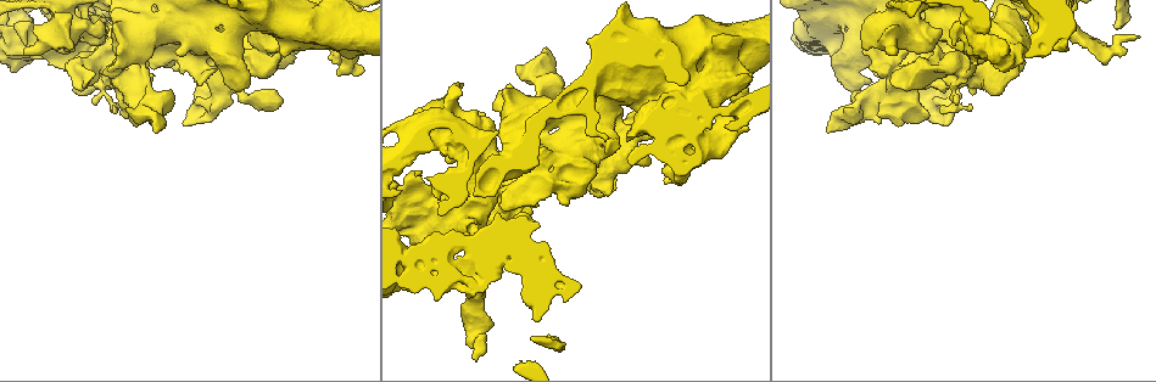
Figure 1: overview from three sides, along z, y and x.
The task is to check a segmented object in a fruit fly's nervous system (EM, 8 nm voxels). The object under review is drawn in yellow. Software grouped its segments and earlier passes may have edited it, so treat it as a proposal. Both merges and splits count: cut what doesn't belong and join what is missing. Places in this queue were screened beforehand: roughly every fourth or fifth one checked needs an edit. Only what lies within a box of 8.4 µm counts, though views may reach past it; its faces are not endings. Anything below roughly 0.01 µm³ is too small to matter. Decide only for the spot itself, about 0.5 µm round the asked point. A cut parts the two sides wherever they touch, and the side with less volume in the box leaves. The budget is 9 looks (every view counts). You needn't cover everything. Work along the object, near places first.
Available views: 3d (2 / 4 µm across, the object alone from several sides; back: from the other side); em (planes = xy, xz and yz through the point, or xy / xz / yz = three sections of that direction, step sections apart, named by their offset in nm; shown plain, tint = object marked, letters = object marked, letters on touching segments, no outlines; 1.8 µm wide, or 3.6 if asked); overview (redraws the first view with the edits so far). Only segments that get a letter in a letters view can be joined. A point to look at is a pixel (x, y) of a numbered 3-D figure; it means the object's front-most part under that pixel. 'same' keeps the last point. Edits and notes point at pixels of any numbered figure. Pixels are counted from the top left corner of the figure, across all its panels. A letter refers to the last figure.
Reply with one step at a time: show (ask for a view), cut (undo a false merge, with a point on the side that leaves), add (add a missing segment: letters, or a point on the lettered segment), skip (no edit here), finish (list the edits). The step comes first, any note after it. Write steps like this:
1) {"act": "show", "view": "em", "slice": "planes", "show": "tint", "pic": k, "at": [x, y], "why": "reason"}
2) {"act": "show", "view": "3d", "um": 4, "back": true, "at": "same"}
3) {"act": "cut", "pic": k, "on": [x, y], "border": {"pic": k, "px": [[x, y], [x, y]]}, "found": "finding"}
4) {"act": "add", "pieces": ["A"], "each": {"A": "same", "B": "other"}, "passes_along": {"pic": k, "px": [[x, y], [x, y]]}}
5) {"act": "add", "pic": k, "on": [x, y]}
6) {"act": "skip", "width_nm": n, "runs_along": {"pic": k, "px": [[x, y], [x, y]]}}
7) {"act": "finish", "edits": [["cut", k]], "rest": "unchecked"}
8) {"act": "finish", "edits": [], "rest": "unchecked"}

{"act": "show", "view": "em", "um": 3.6, "slice": "planes", "show": "plain", "pic": 1, "at": [708, 88], "why": "thick turns thin"}

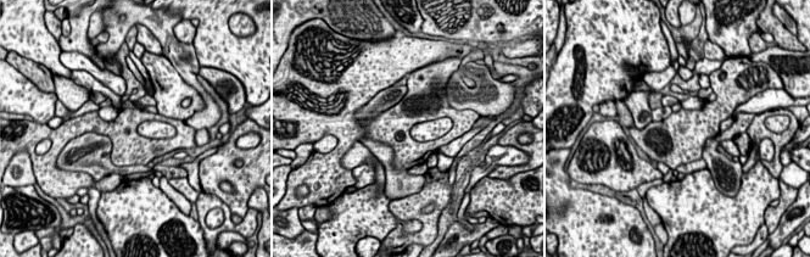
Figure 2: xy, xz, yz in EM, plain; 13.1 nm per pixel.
{"act": "show", "view": "em", "um": 3.6, "slice": "planes", "show": "tint", "at": "same", "why": "where the object lies"}

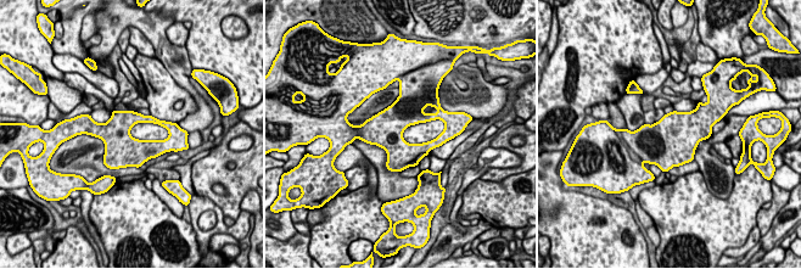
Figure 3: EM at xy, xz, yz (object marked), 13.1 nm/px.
{"act": "show", "view": "em", "um": 3.6, "slice": "planes", "show": "letters", "at": "same"}

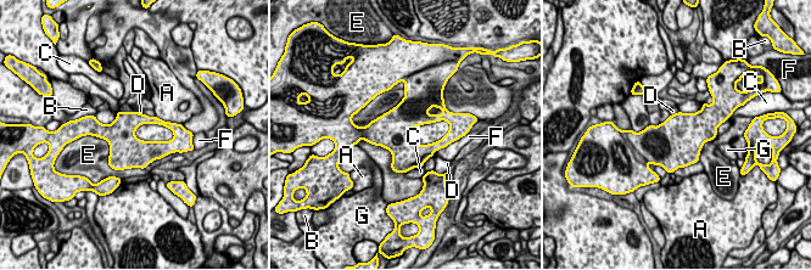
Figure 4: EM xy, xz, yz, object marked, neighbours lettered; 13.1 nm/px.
{"act": "skip", "longest_contact_nm": ["E", 700], "each": {"A": "other", "B": "other", "C": "other", "D": "other", "E": "other", "F": "other", "G": "other"}, "border": {"pic": 4, "px": [[364, 139], [404, 173]]}, "found": "one neuron here"}

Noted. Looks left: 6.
{"act": "show", "view": "em", "slice": "planes", "show": "letters", "pic": 1, "at": [202, 18]}

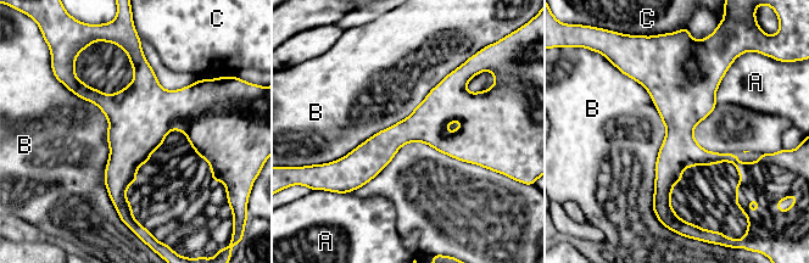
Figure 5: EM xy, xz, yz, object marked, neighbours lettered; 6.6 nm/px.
{"act": "skip", "longest_contact_nm": ["B", 900], "each": {"A": "other", "B": "other", "C": "other"}, "border": {"pic": 5, "px": [[484, 167], [406, 143], [350, 191]]}, "found": "continuous, no second neuron"}

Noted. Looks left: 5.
{"act": "show", "view": "3d", "um": 4, "pic": 1, "at": [887, 45], "why": "free end"}

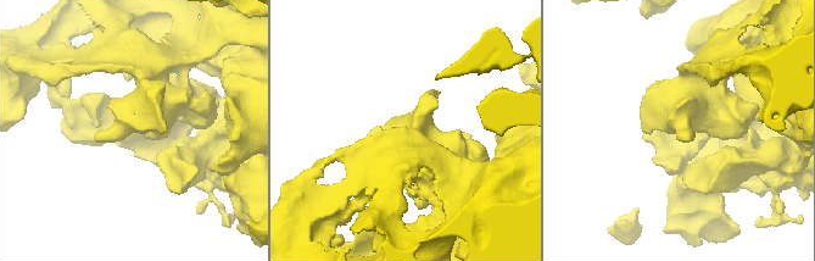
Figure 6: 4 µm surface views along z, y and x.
{"act": "show", "view": "em", "slice": "xy", "step": 8, "show": "letters", "pic": 6, "at": [151, 131]}

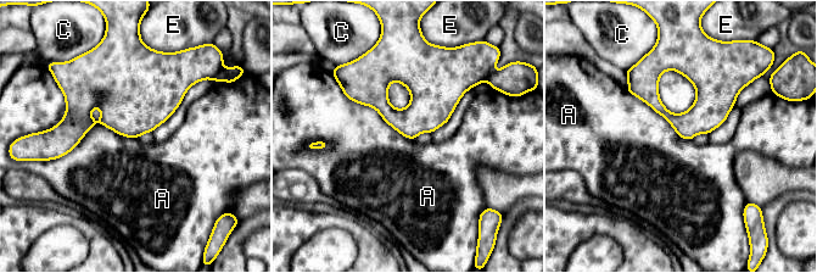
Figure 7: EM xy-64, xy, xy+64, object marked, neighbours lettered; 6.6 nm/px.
{"act": "show", "view": "em", "slice": "planes", "show": "letters", "at": "same"}

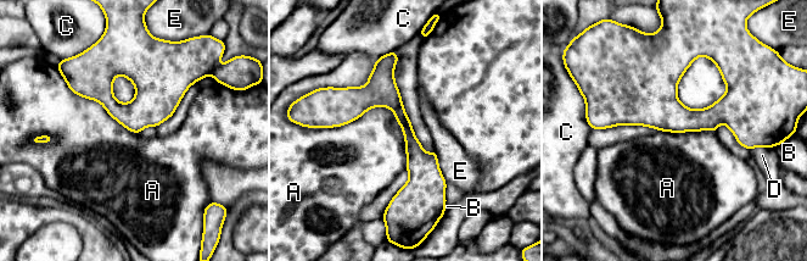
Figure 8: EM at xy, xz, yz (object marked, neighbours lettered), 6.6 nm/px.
{"act": "skip", "each": {"A": "other", "B": "other", "C": "other", "D": "other", "E": "other"}, "border": {"pic": 8, "px": [[321, 128], [388, 107], [405, 168]]}, "found": "no lettered segment goes on from it"}

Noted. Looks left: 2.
{"act": "show", "view": "em", "um": 3.6, "slice": "yz", "step": 16, "show": "letters", "pic": 1, "at": [421, 205]}

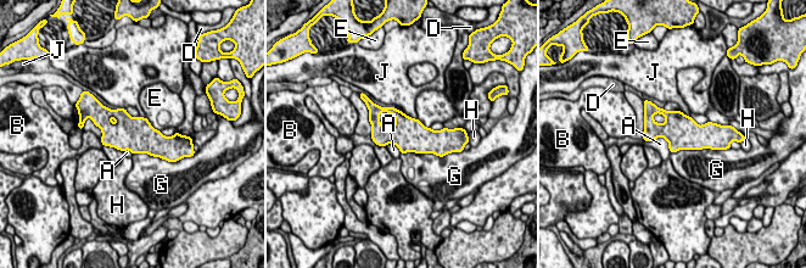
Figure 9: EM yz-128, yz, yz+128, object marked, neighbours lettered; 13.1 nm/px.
{"act": "skip", "width_nm": 440, "each": {"A": "other", "B": "other", "D": "other", "E": "other", "G": "other", "H": "other", "J": "other"}, "found": "one neuron here"}

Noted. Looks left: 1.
{"act": "finish", "edits": [], "rest": "unchecked"}

